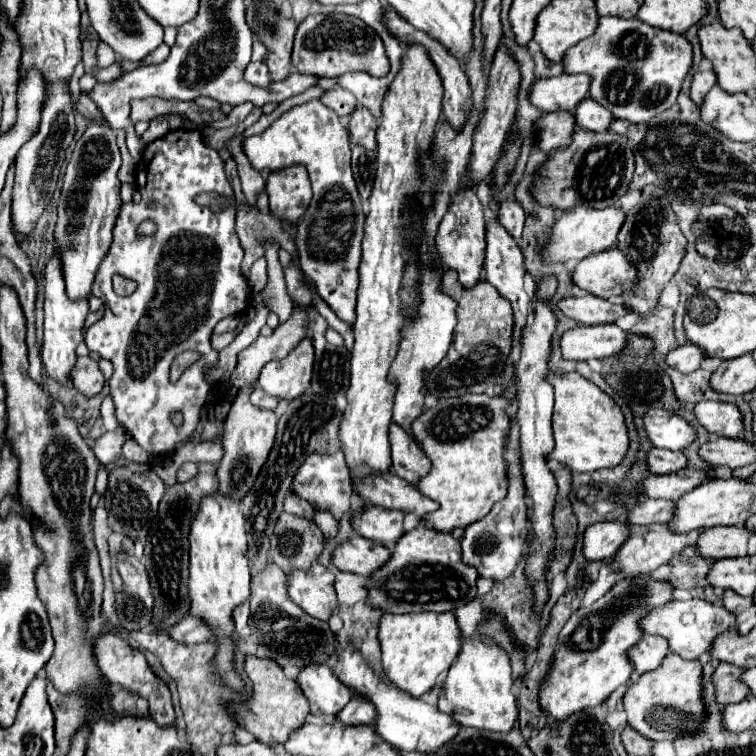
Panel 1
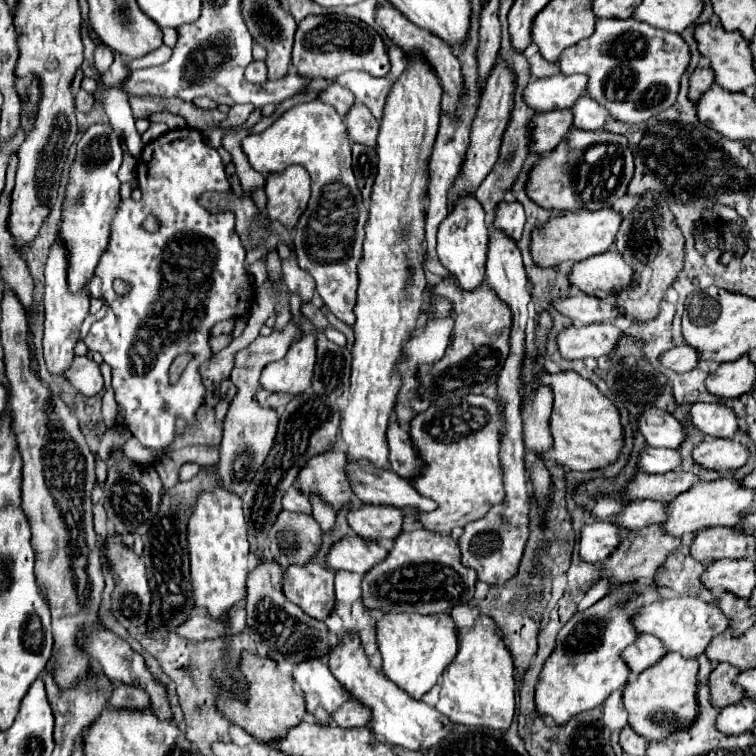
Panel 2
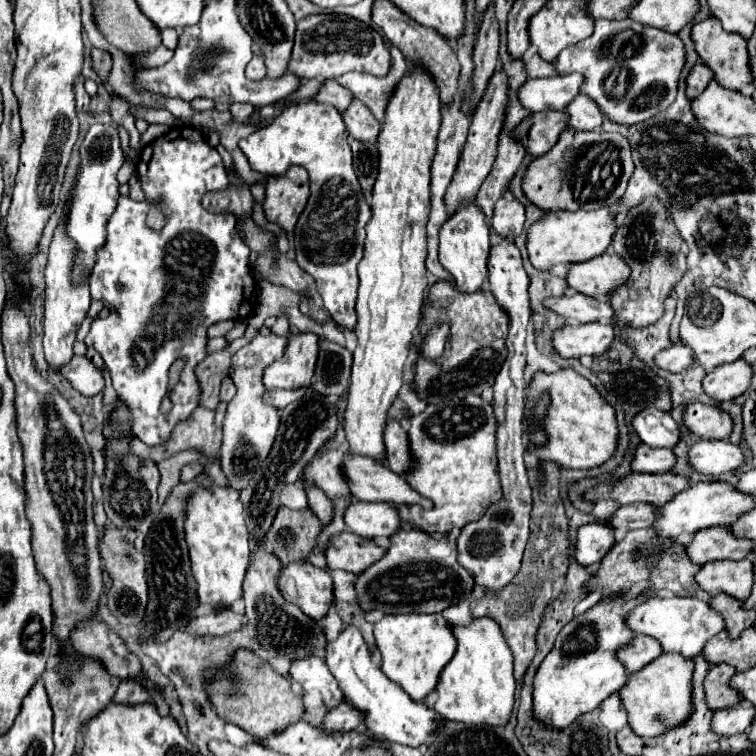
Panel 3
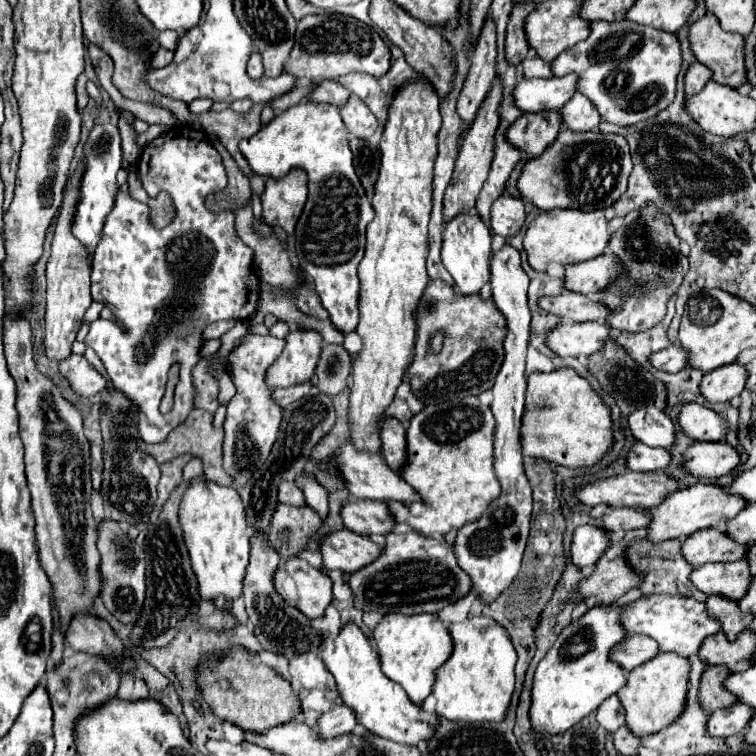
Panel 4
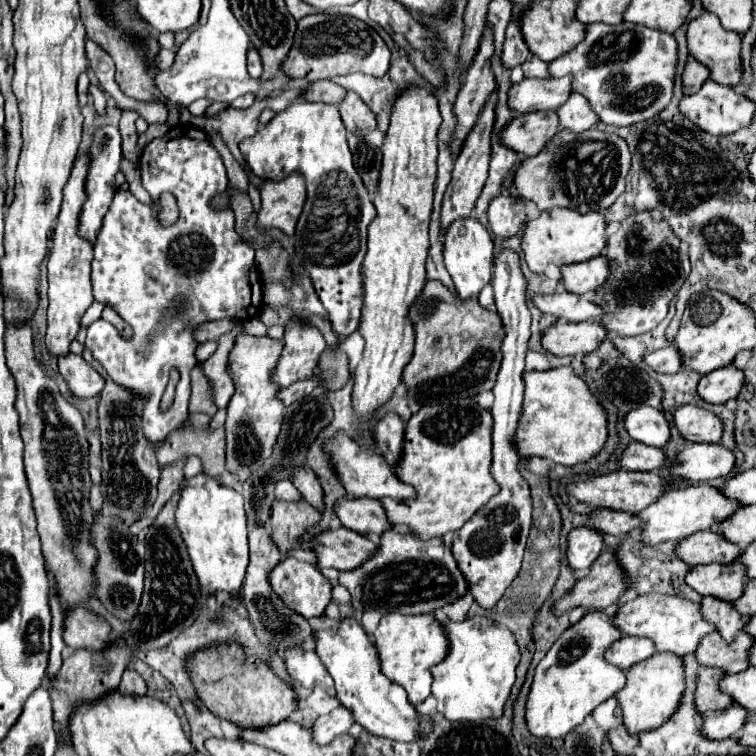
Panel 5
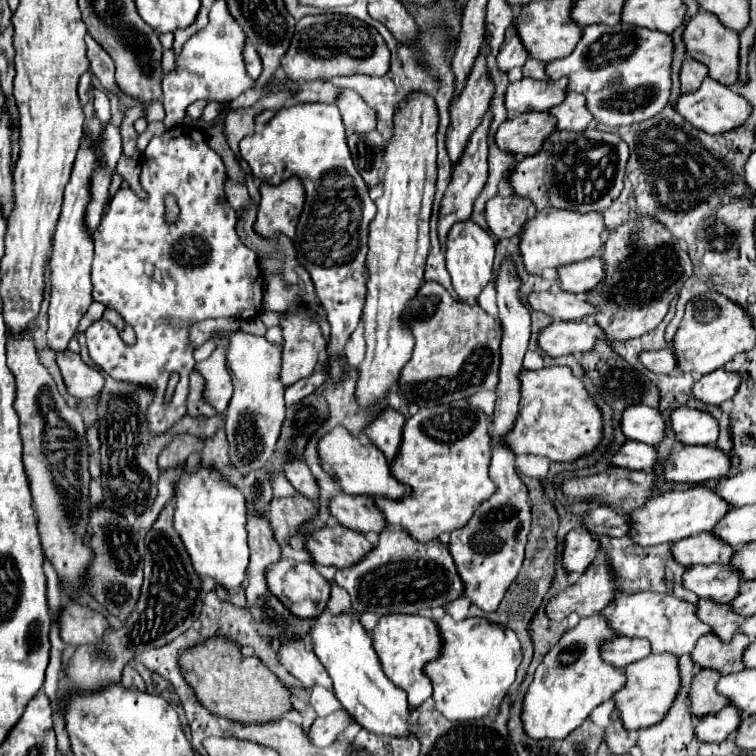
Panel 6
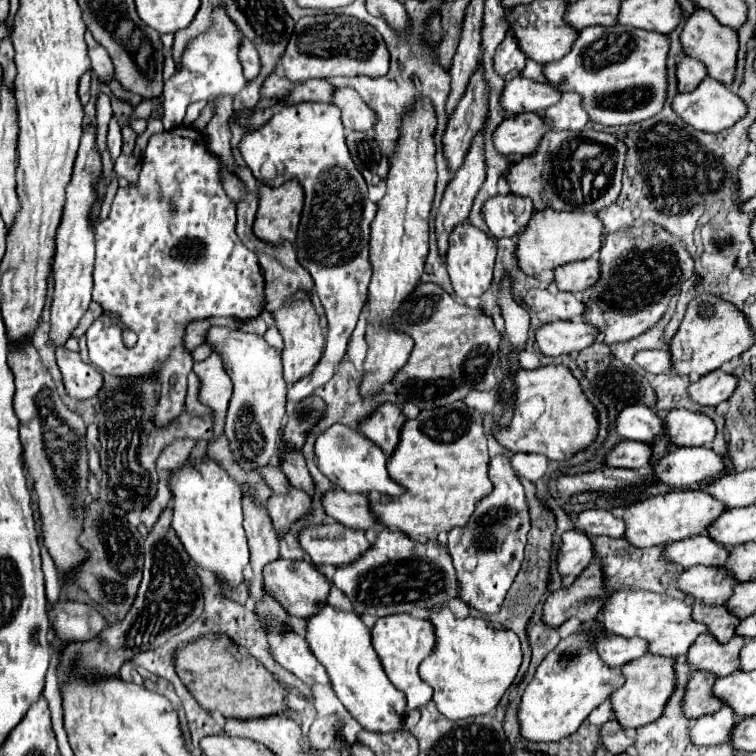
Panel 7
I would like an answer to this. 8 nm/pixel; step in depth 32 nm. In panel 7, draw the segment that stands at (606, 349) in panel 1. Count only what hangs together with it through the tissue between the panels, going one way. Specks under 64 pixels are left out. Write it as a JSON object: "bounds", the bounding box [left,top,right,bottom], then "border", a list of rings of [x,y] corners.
{"bounds":[536,322,598,356],"border":[[[550,322],[536,330],[536,344],[546,356],[582,352],[592,346],[598,328],[586,322]]]}

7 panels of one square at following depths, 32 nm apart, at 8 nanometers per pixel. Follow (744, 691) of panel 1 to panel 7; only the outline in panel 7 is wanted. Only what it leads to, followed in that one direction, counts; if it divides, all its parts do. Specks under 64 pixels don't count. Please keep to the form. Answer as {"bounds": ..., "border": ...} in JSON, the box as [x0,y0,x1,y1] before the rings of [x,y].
{"bounds":[684,670,724,718],"border":[[[704,670],[692,672],[688,690],[684,696],[684,712],[690,718],[700,718],[704,714],[718,712],[724,706],[724,702],[720,698],[716,698],[712,692],[716,678],[718,678],[716,674],[704,672]]]}

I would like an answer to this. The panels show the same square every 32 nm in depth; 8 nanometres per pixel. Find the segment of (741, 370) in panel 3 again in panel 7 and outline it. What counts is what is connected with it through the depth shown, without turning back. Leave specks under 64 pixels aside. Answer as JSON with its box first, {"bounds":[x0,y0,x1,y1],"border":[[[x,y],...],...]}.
{"bounds":[688,370,738,406],"border":[[[716,370],[710,372],[708,376],[702,376],[698,382],[690,384],[688,396],[702,406],[718,406],[720,402],[728,400],[734,394],[736,384],[738,384],[736,376]]]}

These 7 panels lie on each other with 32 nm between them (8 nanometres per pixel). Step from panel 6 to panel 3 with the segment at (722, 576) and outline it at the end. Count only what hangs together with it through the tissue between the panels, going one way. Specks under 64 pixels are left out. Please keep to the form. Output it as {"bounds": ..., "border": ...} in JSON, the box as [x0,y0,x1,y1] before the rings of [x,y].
{"bounds":[696,560,754,600],"border":[[[750,560],[708,562],[696,574],[696,582],[706,592],[726,592],[744,600],[754,586],[754,564]]]}

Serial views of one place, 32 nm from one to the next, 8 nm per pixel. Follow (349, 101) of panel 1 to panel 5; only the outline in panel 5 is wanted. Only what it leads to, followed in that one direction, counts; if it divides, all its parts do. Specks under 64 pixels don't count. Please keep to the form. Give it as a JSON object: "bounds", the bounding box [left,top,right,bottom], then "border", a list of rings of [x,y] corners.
{"bounds":[304,80,346,104],"border":[[[318,80],[312,82],[306,92],[304,98],[308,102],[326,102],[326,104],[340,104],[346,98],[346,88],[340,88],[338,84],[330,82],[330,80]]]}

